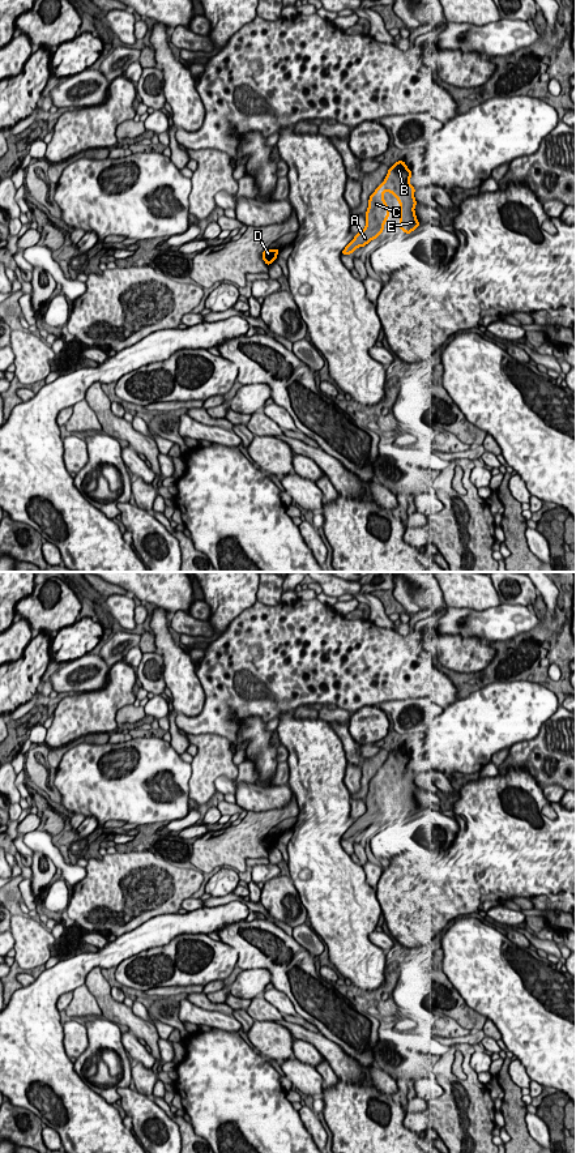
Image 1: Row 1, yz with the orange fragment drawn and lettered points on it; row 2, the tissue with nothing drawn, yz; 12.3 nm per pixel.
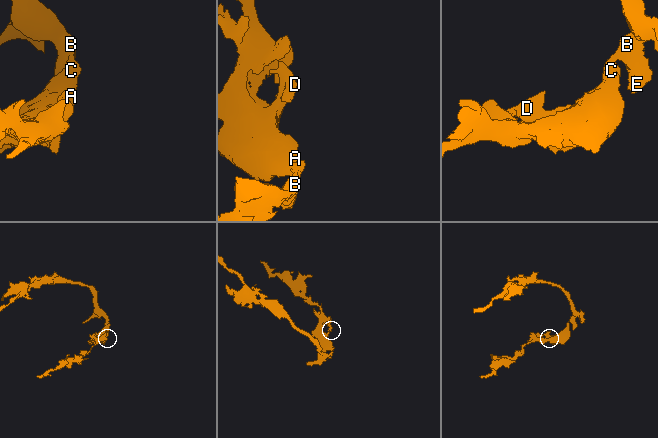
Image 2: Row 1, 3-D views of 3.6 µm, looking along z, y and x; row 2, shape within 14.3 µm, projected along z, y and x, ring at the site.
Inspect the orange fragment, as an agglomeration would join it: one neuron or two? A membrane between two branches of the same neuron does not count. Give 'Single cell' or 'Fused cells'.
Single cell

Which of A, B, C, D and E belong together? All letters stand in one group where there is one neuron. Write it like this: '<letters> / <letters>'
A B C D E

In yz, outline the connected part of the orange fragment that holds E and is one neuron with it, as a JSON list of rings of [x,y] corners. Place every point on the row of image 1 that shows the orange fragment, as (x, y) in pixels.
[[[404,161],[396,162],[388,170],[384,182],[370,196],[366,227],[354,236],[341,255],[351,255],[357,248],[364,247],[383,232],[385,221],[389,217],[389,208],[383,196],[385,191],[393,193],[400,202],[400,230],[410,234],[421,226],[414,212],[418,202],[414,198],[415,188],[409,183],[410,178],[411,171]]]

